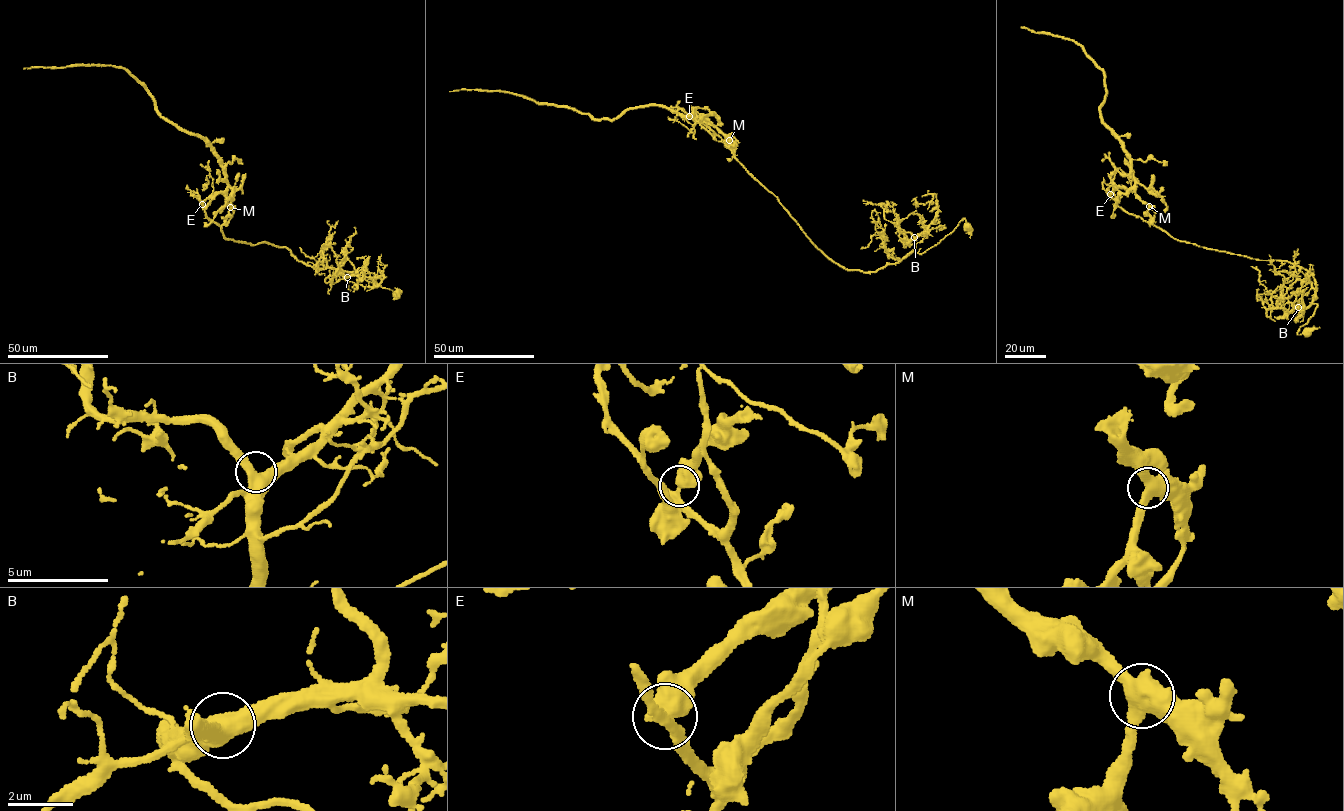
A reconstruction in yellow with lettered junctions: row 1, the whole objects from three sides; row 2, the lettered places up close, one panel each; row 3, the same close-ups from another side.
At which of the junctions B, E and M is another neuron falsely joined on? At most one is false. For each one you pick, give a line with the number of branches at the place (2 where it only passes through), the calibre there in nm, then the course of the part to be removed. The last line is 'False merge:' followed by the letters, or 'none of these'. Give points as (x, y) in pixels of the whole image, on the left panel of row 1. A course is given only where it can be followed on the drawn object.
E: branches 3; calibre 480 nm; course (201, 204), (226, 239), (287, 247), (345, 277), (385, 277), (376, 286), (364, 270), (358, 280)
False merge: E

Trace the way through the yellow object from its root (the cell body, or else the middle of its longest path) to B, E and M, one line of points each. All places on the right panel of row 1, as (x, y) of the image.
B: (1307, 333), (1297, 334), (1317, 305), (1298, 307)
E: (1307, 333), (1297, 334), (1317, 305), (1310, 272), (1178, 241), (1110, 194)
M: (1307, 333), (1297, 334), (1317, 305), (1310, 272), (1178, 241), (1150, 224), (1149, 206)

